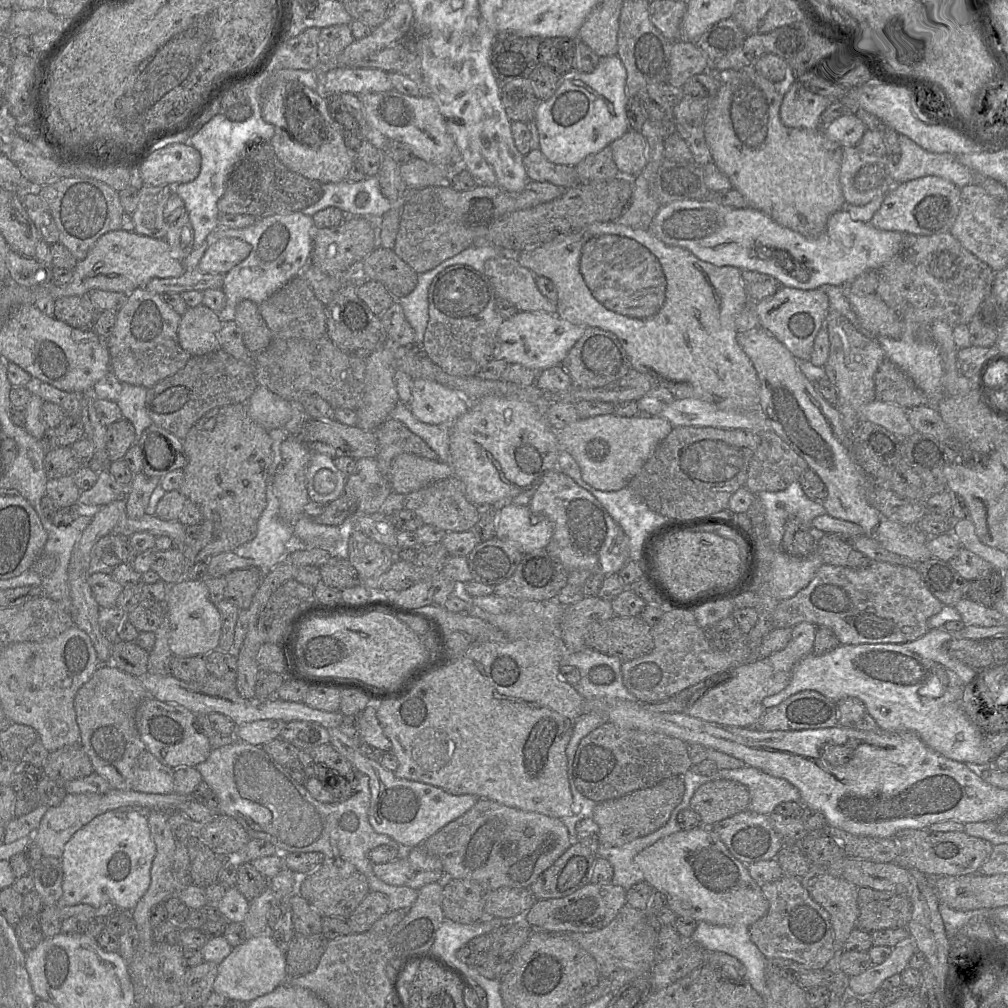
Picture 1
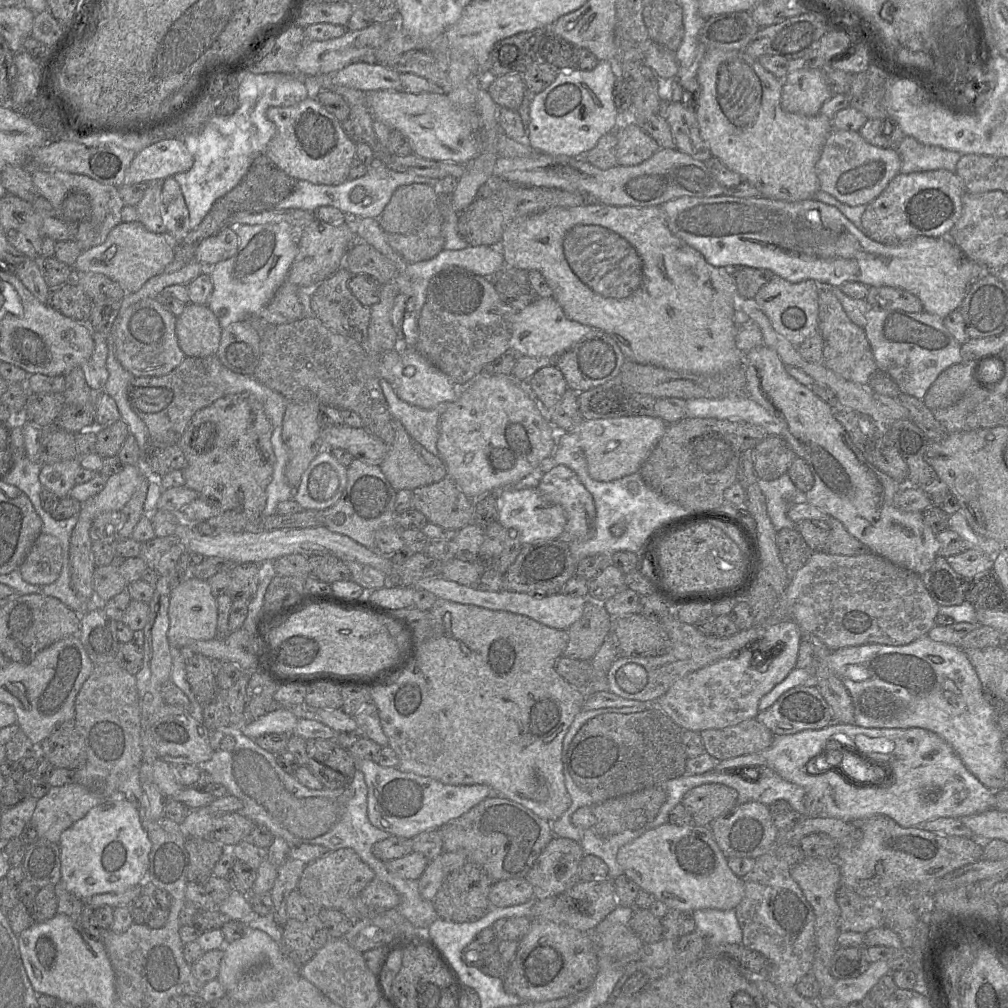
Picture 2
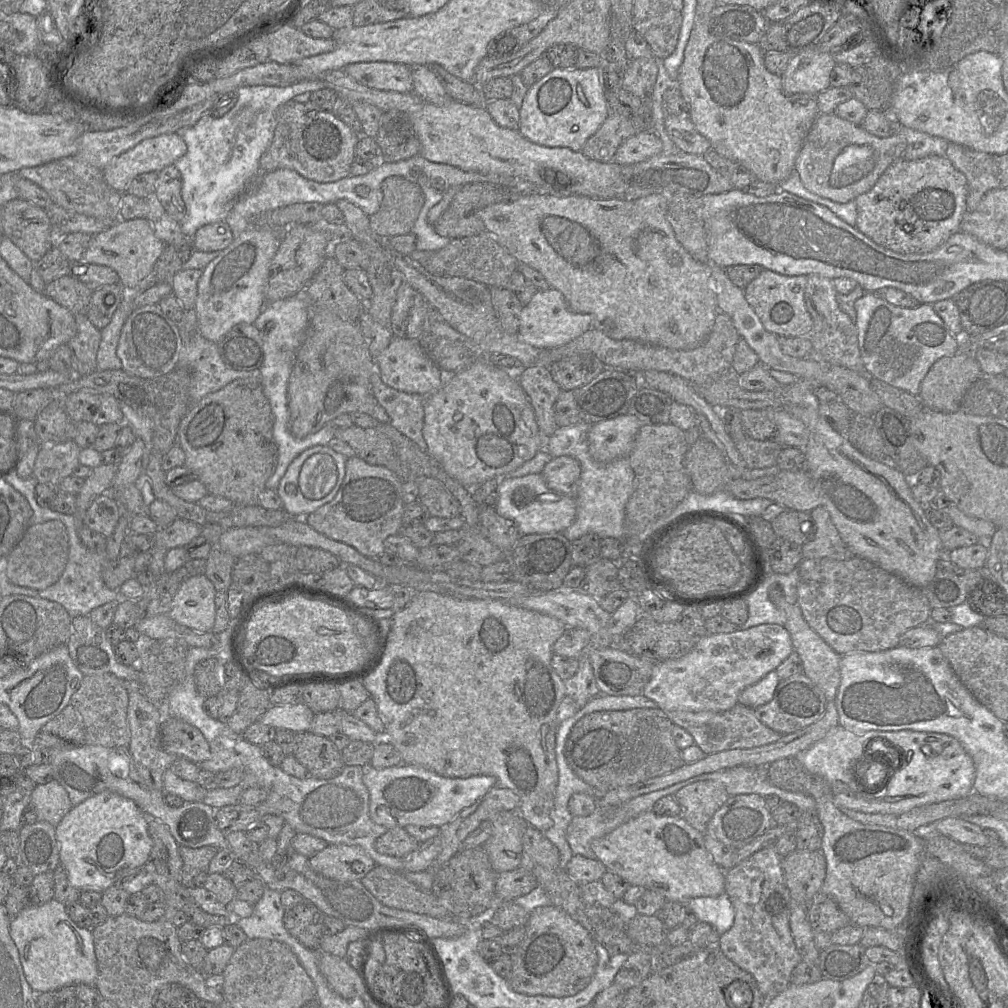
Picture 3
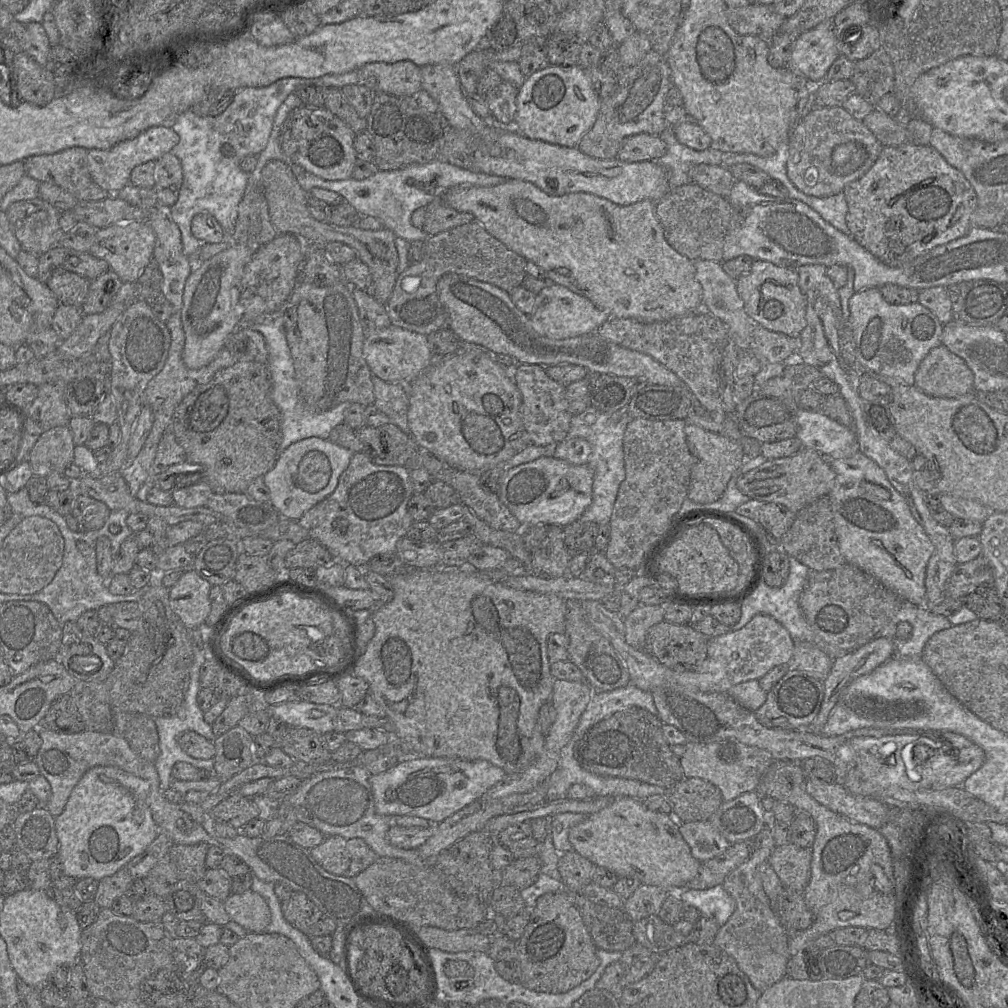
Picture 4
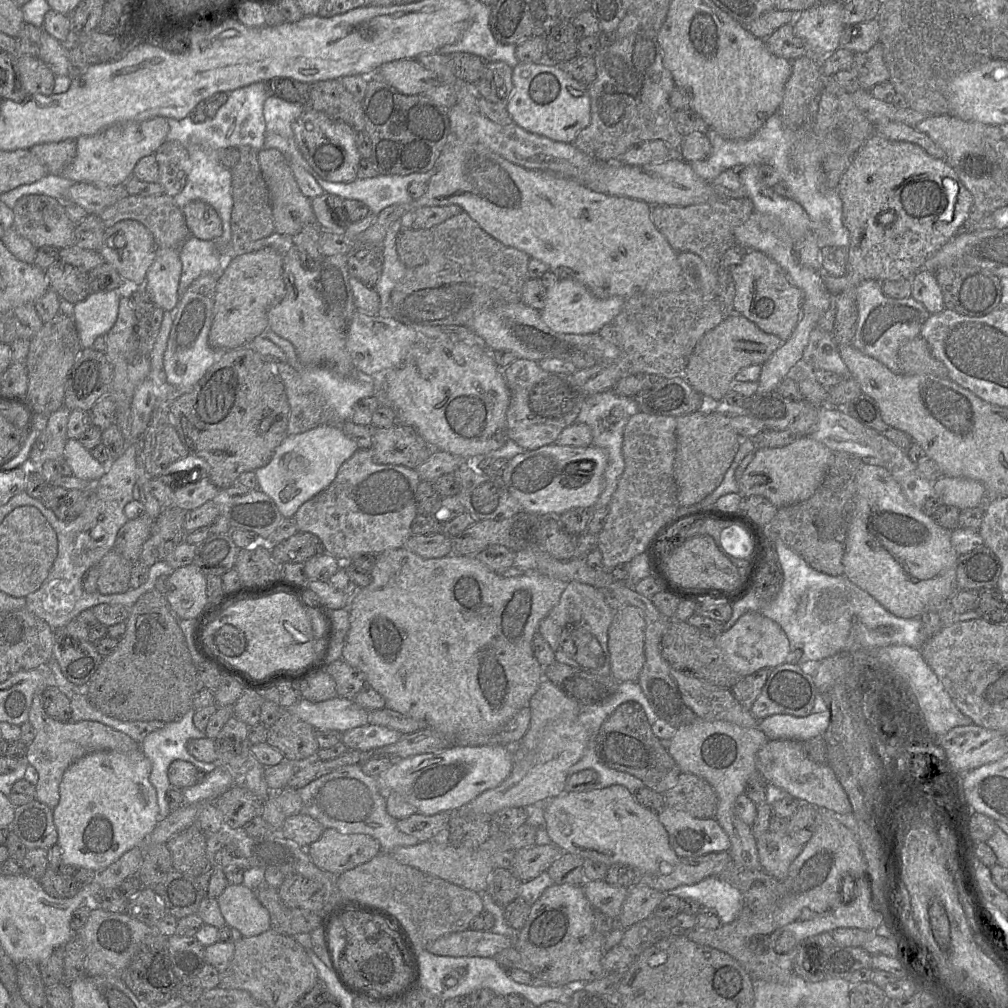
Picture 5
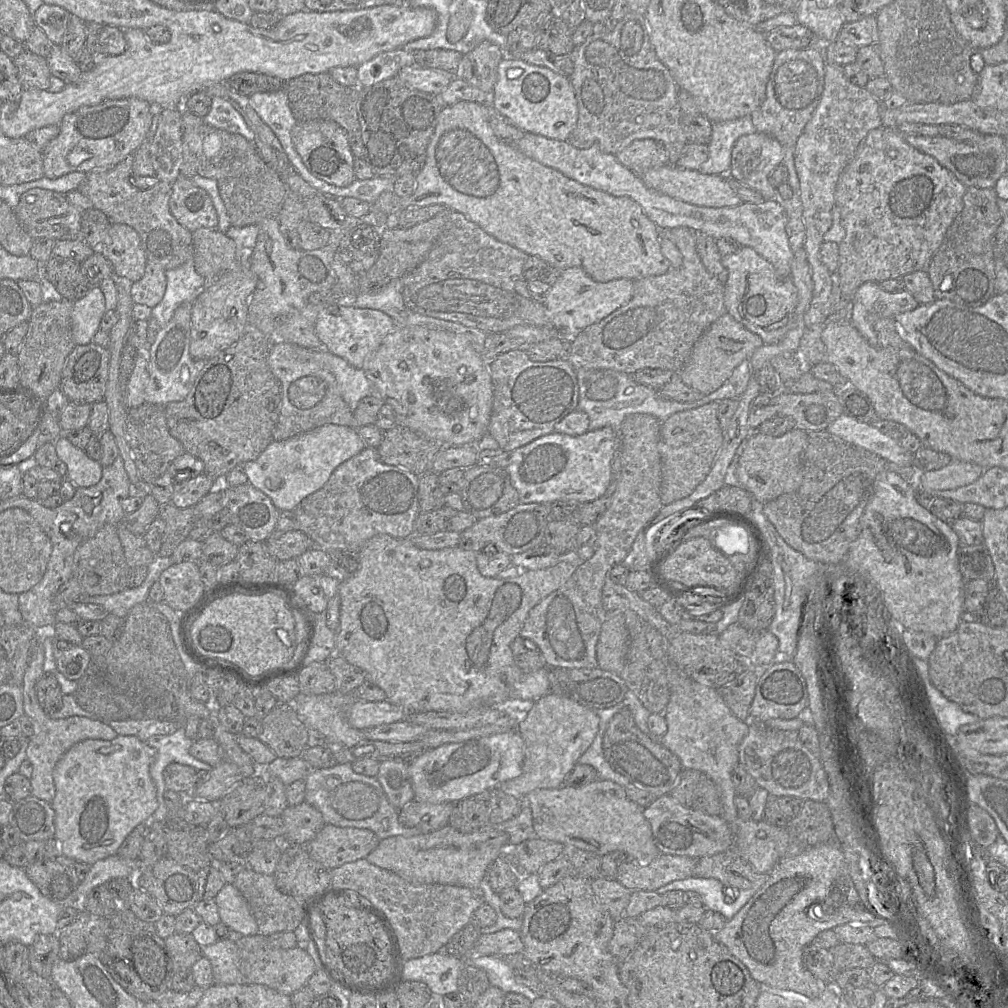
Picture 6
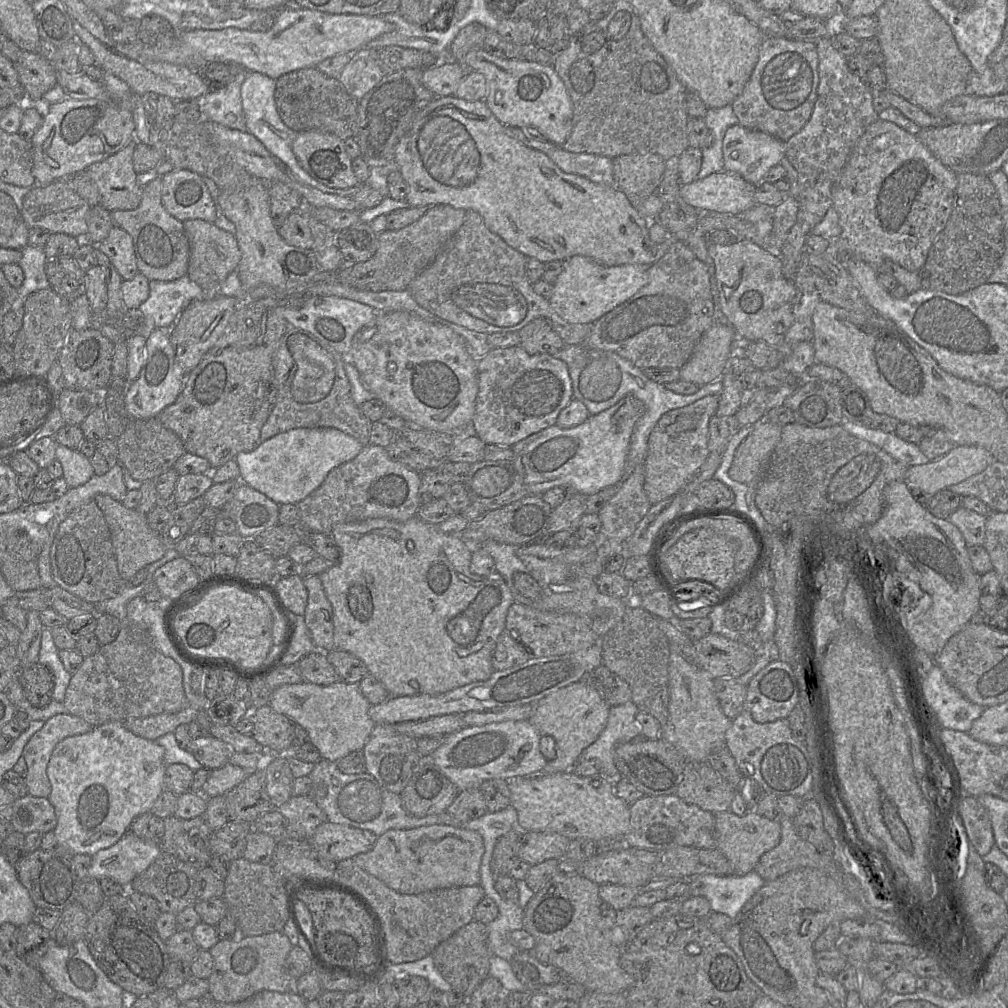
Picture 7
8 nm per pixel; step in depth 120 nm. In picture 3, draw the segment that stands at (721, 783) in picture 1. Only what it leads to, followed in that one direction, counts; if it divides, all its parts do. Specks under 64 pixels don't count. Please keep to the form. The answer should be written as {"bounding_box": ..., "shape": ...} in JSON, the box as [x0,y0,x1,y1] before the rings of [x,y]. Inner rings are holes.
{"bounding_box":[674,780,730,831],"shape":[[[711,780],[693,782],[674,794],[682,808],[682,817],[695,829],[706,831],[707,823],[715,812],[723,806],[730,795],[726,788],[718,782]]]}

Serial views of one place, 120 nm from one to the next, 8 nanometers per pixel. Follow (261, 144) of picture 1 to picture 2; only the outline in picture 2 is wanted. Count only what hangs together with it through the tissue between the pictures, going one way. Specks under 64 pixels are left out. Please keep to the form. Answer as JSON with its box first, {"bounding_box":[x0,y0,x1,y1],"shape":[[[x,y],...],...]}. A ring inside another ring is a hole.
{"bounding_box":[174,152,297,264],"shape":[[[266,152],[258,154],[252,161],[244,178],[232,190],[217,199],[201,224],[189,231],[184,239],[174,243],[174,260],[185,264],[195,260],[195,253],[199,244],[205,239],[230,225],[231,217],[244,210],[271,210],[286,199],[294,190],[297,180],[281,171]]]}

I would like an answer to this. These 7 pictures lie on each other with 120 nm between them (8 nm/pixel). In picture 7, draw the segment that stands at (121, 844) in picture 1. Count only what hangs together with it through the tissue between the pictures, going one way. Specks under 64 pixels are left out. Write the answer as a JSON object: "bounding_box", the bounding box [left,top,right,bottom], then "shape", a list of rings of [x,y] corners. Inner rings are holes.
{"bounding_box":[47,721,167,856],"shape":[[[118,721],[61,740],[47,765],[51,784],[48,800],[57,817],[53,832],[58,845],[73,854],[93,856],[115,844],[135,817],[150,812],[163,792],[167,766],[164,755],[163,746],[133,734]]]}

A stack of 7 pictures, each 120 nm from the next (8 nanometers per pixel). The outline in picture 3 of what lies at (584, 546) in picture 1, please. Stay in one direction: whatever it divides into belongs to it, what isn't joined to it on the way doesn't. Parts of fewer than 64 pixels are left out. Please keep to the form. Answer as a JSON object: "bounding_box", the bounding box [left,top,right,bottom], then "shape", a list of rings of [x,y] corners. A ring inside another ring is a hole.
{"bounding_box":[541,457,581,498],"shape":[[[554,457],[545,465],[541,474],[550,489],[576,498],[581,466],[575,458]]]}

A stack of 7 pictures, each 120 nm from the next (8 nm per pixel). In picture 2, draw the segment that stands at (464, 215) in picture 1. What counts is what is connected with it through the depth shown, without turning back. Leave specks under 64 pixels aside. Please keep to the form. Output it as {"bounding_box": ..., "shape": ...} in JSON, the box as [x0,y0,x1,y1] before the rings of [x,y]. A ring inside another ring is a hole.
{"bounding_box":[386,210,444,263],"shape":[[[434,210],[426,224],[413,234],[386,233],[390,246],[408,263],[434,258],[444,250],[443,217]]]}

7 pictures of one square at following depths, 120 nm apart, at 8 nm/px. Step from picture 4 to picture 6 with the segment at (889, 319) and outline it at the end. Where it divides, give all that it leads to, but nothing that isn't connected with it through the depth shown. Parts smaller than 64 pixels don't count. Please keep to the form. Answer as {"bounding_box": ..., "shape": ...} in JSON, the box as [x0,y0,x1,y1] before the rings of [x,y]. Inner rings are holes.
{"bounding_box":[851,282,919,347],"shape":[[[867,282],[854,294],[851,323],[870,345],[880,347],[873,331],[874,322],[880,318],[894,318],[897,314],[914,310],[919,305],[906,290],[889,293],[884,291],[879,283]]]}

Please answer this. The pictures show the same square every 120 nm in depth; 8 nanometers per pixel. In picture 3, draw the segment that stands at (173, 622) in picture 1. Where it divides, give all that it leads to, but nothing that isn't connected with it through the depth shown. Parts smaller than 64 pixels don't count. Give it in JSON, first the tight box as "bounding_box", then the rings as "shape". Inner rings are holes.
{"bounding_box":[169,575,216,633],"shape":[[[205,575],[184,580],[170,605],[169,617],[199,633],[211,632],[215,623],[216,590]]]}

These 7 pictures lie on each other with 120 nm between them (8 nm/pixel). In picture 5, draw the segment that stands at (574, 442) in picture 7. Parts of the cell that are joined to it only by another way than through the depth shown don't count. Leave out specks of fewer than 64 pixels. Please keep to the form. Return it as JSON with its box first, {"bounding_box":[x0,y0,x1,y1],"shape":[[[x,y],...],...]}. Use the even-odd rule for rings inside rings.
{"bounding_box":[501,443,607,516],"shape":[[[552,443],[514,456],[501,478],[522,510],[538,515],[559,516],[573,508],[594,507],[604,489],[607,464],[605,449],[594,445],[574,447]]]}

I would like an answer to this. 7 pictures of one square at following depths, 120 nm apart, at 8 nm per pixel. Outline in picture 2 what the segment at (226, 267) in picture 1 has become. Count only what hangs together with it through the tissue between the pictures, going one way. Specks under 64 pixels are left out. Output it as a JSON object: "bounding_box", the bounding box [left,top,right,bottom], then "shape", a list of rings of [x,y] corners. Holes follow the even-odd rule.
{"bounding_box":[195,225,238,266],"shape":[[[227,225],[199,244],[195,260],[213,266],[232,257],[236,253],[238,245],[238,235]]]}

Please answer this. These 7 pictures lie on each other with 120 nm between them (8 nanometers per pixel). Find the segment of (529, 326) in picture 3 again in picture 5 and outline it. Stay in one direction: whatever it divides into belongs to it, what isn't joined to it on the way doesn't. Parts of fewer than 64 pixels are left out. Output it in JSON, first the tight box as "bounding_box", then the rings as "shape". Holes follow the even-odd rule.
{"bounding_box":[540,279,626,334],"shape":[[[559,279],[552,287],[547,288],[546,304],[540,311],[542,320],[553,331],[565,334],[592,334],[614,319],[624,306],[626,299],[612,296],[599,299],[588,289],[573,279]]]}

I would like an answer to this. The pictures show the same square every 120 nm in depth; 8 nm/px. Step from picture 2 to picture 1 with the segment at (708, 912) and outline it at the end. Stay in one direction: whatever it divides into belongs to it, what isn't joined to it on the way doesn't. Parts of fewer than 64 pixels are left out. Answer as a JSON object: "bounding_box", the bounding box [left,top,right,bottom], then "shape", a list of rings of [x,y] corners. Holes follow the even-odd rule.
{"bounding_box":[690,922,766,997],"shape":[[[698,922],[690,941],[707,952],[722,952],[738,959],[745,967],[745,980],[763,997],[766,983],[766,960],[752,942],[747,926],[718,926]]]}

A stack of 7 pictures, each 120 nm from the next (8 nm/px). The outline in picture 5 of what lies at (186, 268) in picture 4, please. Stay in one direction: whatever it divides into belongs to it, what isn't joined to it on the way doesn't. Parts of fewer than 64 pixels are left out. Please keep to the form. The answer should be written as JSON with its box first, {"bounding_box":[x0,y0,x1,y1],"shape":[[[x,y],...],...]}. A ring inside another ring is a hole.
{"bounding_box":[144,247,181,311],"shape":[[[157,247],[155,259],[146,275],[144,289],[155,305],[164,311],[171,311],[178,306],[181,272],[179,249]]]}

